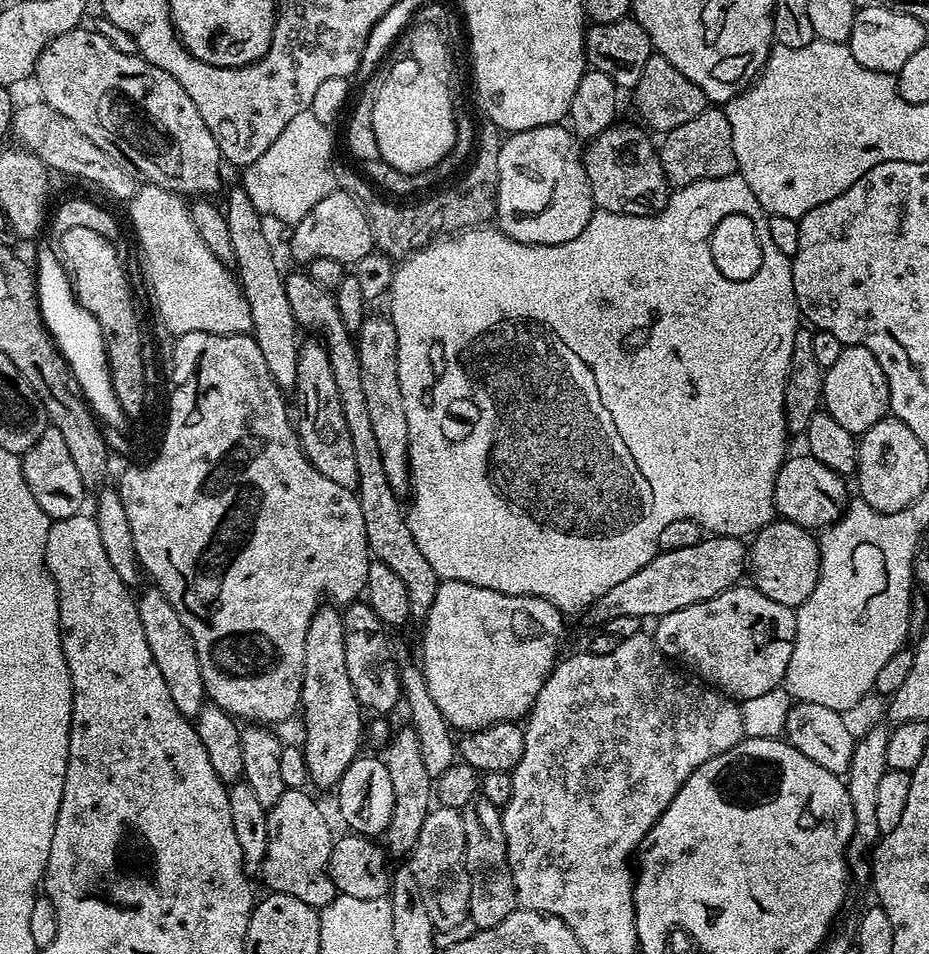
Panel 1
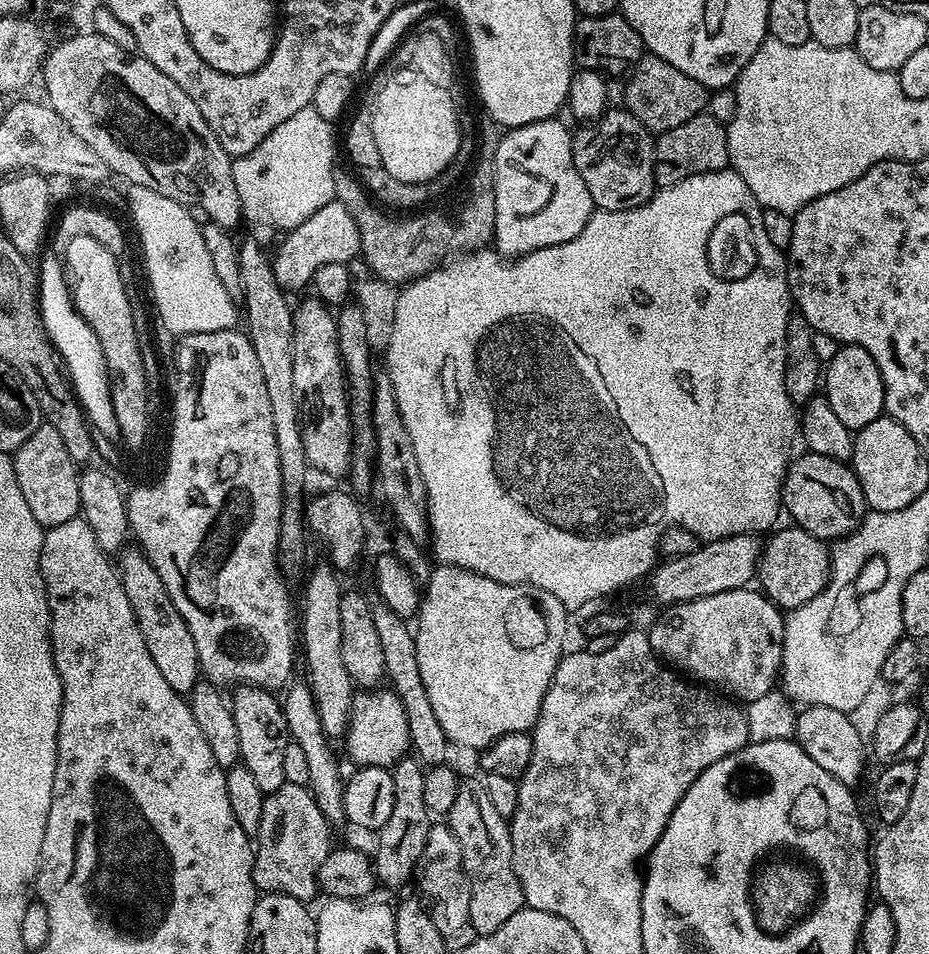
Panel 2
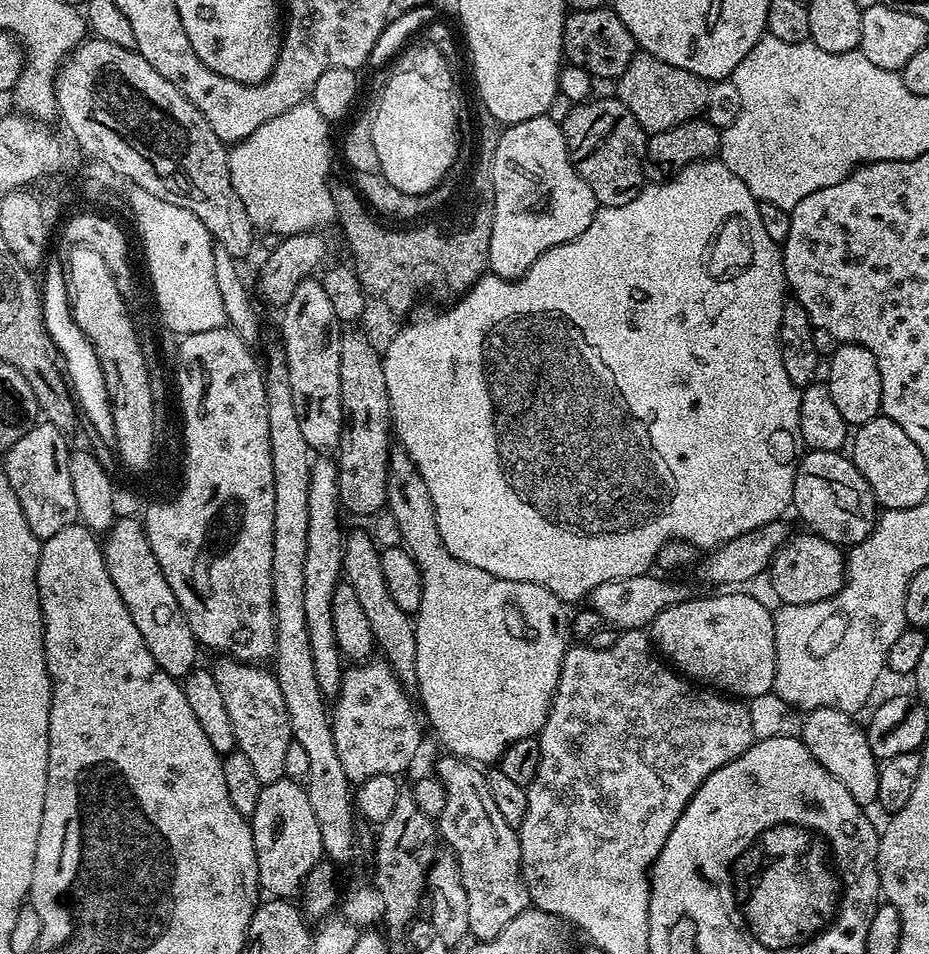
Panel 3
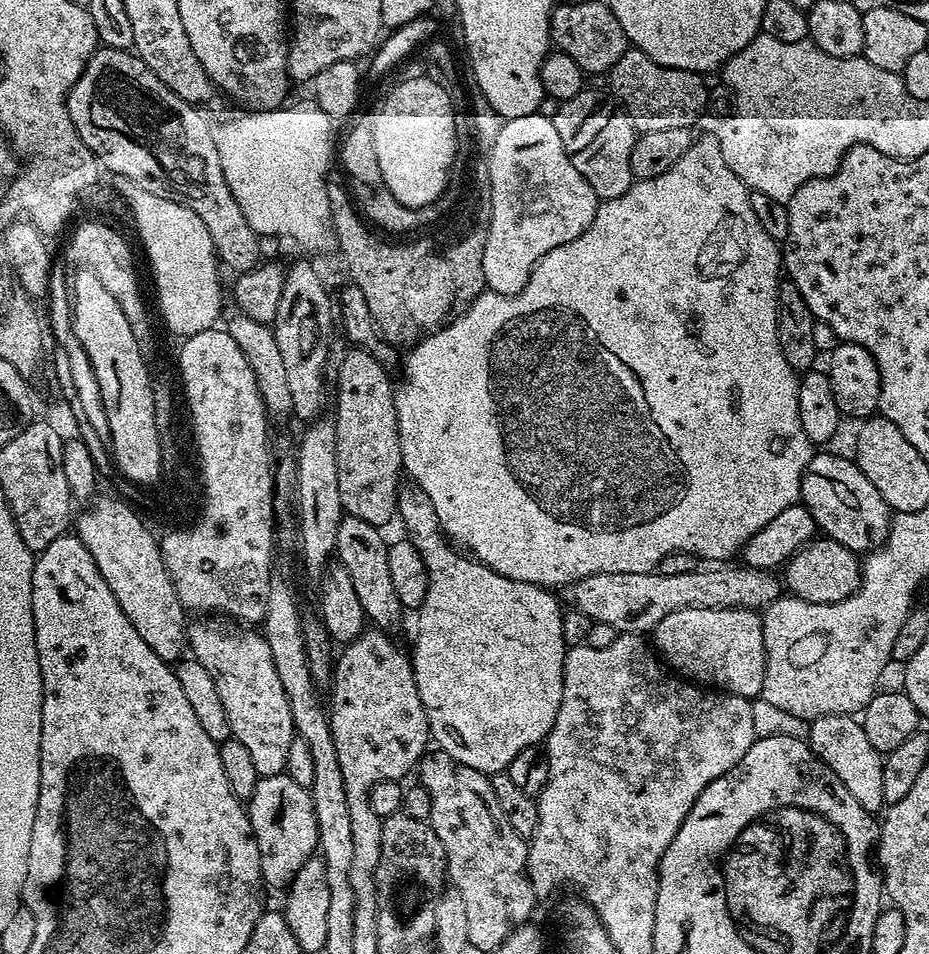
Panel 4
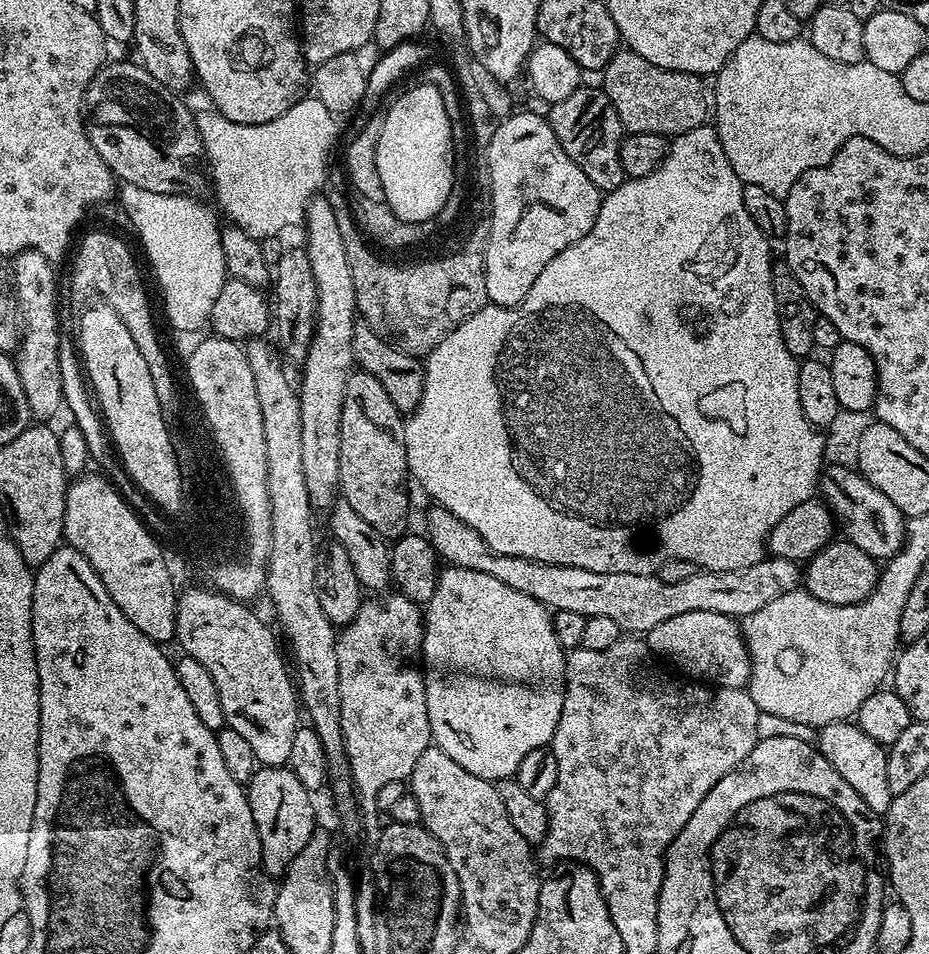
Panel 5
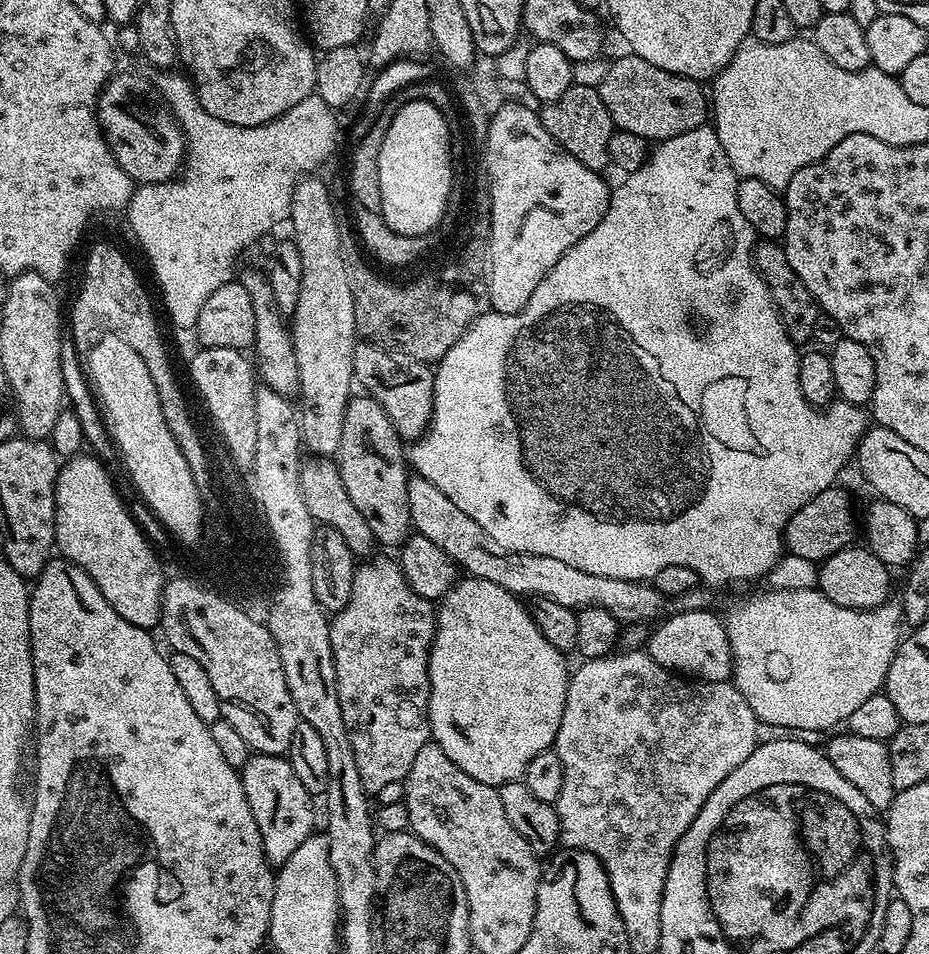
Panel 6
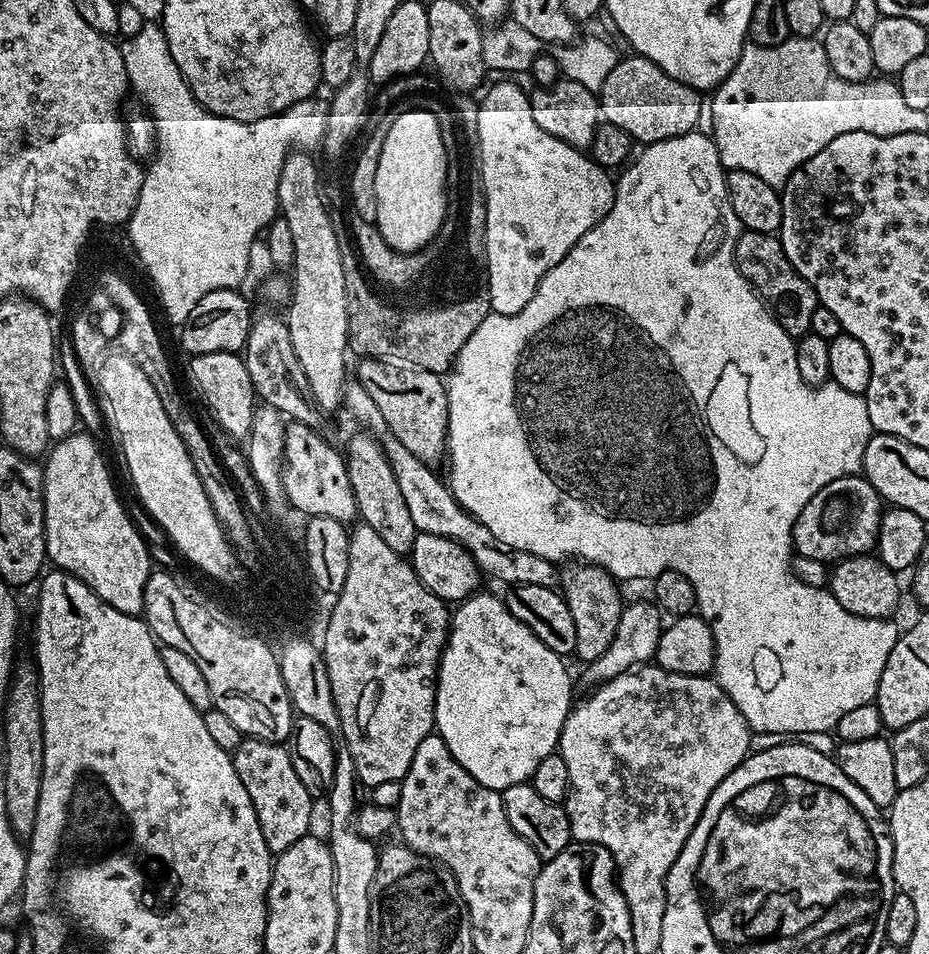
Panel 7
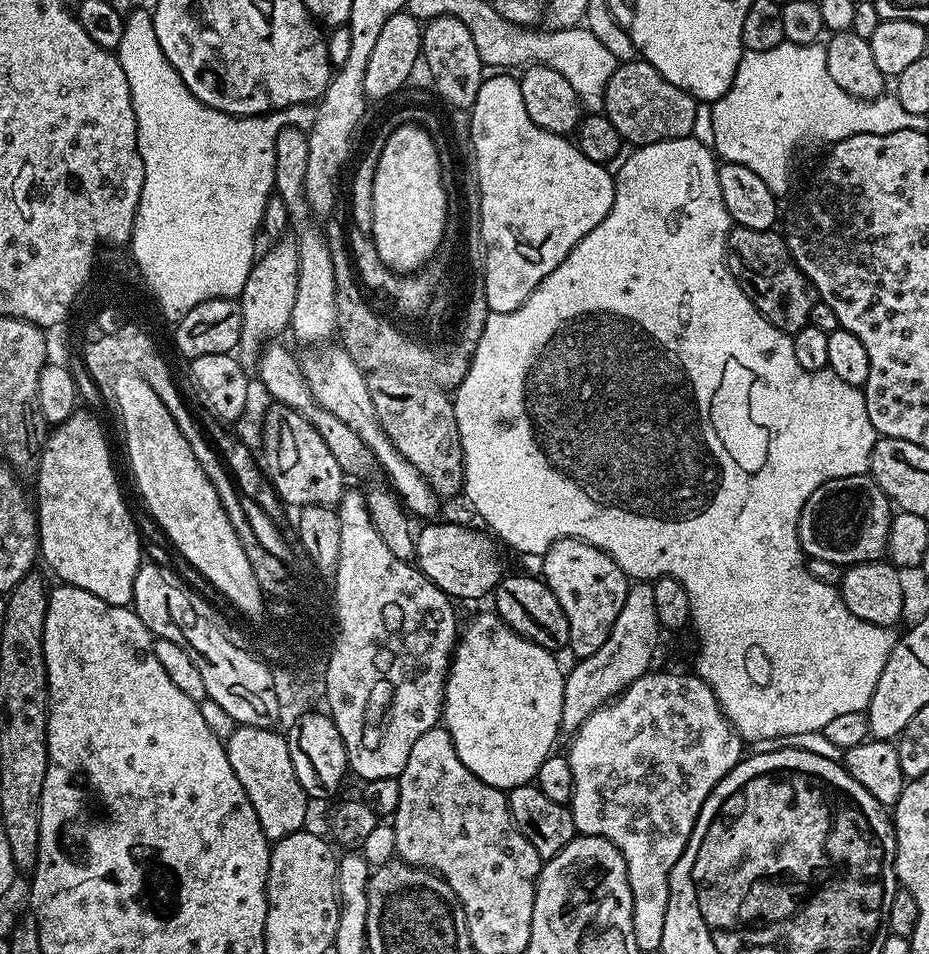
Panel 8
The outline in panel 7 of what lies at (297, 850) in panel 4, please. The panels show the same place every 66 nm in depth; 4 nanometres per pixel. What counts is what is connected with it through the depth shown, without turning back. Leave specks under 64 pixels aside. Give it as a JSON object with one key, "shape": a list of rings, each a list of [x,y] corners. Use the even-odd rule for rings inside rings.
{"shape":[[[241,739],[232,761],[238,770],[238,778],[242,778],[242,786],[246,786],[246,794],[250,794],[250,802],[254,802],[254,814],[258,814],[262,838],[266,838],[266,846],[273,854],[284,852],[294,846],[298,838],[309,835],[314,796],[306,790],[306,786],[302,786],[294,770],[294,762],[283,743]]]}

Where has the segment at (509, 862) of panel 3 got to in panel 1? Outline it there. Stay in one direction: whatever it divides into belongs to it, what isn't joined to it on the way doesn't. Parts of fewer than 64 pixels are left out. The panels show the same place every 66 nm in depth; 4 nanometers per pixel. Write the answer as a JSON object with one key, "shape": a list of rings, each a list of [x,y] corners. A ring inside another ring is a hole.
{"shape":[[[483,798],[473,800],[462,809],[465,824],[465,868],[470,878],[468,919],[476,923],[477,929],[498,926],[502,918],[510,918],[510,914],[518,907],[500,814],[499,807]]]}

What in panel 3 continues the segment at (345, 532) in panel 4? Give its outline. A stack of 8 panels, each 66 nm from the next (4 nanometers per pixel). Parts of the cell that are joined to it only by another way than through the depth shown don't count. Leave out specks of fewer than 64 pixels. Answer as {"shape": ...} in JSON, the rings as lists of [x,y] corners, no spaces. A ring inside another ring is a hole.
{"shape":[[[349,531],[344,541],[343,575],[346,577],[346,583],[354,586],[354,594],[358,594],[358,602],[362,602],[362,610],[370,621],[370,630],[374,630],[379,655],[388,661],[400,683],[412,690],[416,687],[418,662],[414,620],[409,613],[402,611],[398,602],[394,602],[394,598],[390,598],[390,590],[386,588],[386,577],[382,574],[380,554],[381,549],[376,548],[370,533]]]}

